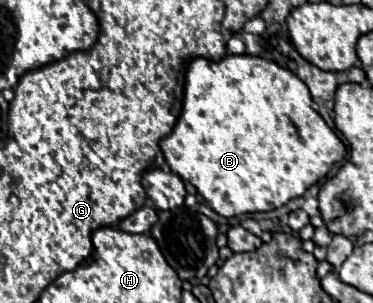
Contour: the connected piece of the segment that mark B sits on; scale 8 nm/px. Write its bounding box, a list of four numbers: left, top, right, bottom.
[160,54,346,218]

